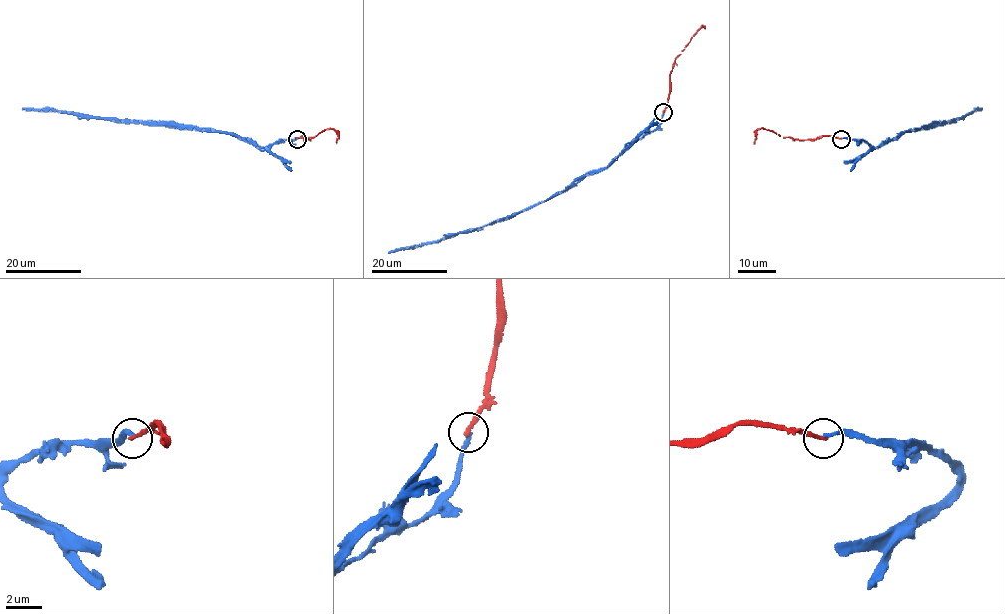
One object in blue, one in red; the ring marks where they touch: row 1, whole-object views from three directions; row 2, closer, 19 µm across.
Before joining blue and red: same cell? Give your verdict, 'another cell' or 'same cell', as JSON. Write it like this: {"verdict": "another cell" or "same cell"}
{"verdict": "another cell"}

